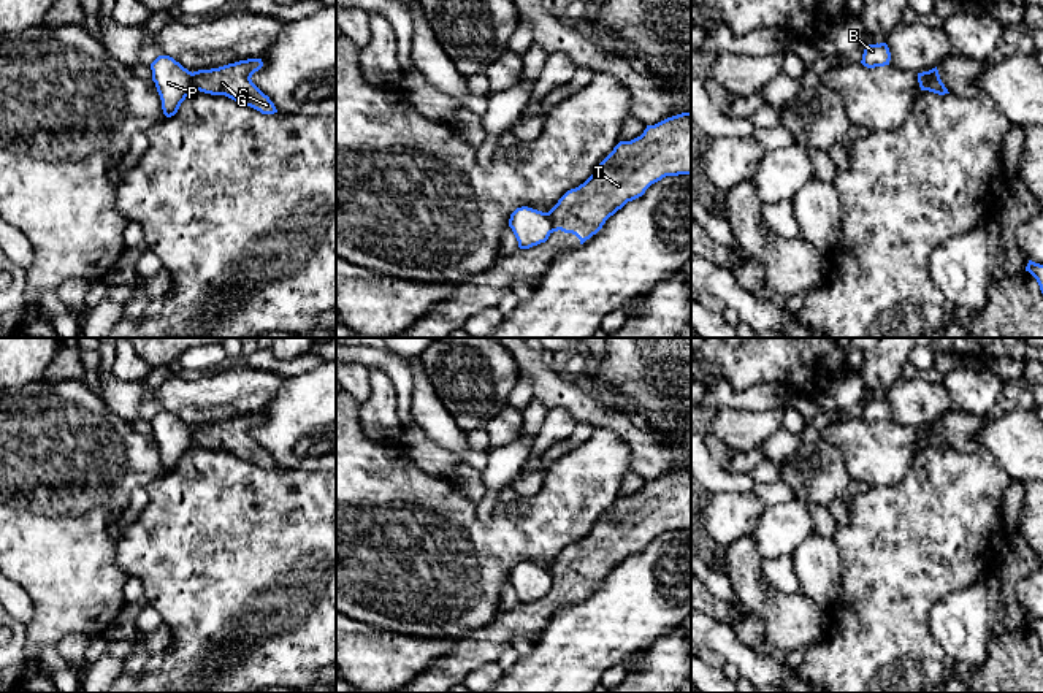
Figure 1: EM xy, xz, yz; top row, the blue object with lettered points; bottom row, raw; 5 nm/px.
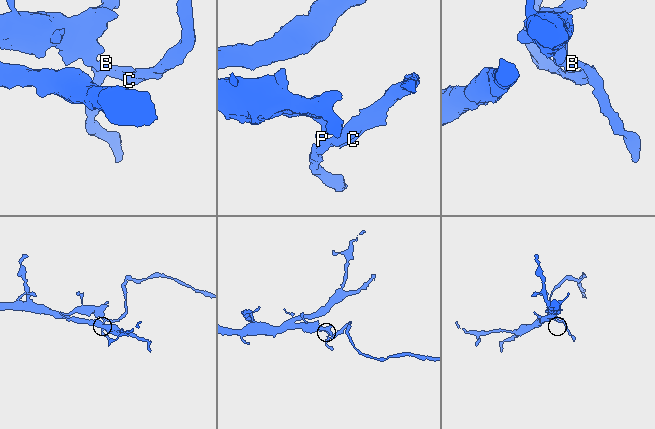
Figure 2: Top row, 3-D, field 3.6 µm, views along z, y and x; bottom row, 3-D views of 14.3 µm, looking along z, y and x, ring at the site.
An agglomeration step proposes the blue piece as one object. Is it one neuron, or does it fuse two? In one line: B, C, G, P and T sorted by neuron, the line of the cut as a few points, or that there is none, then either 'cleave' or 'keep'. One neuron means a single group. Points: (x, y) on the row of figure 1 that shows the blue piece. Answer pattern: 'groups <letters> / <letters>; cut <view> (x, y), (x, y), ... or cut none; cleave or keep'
groups B P / C G T; cut yz (939, 76), (931, 76), (923, 89); cleave

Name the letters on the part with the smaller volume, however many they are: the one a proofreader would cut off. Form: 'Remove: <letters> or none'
Remove: C, G, T

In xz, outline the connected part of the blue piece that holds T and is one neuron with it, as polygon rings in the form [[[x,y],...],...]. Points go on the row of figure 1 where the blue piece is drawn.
[[[691,113],[647,125],[640,136],[620,141],[583,184],[567,190],[547,212],[552,220],[552,233],[558,230],[572,233],[583,244],[628,201],[642,197],[651,184],[663,178],[678,174],[691,174]]]

